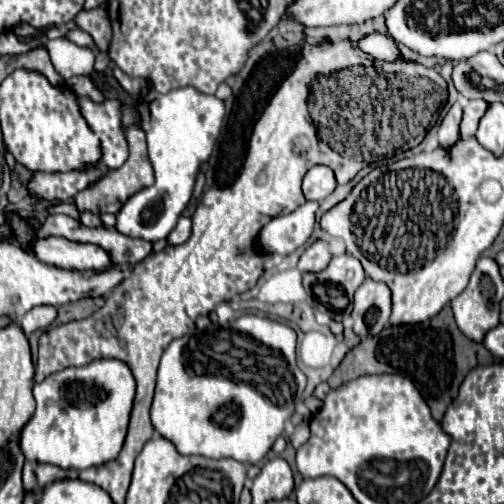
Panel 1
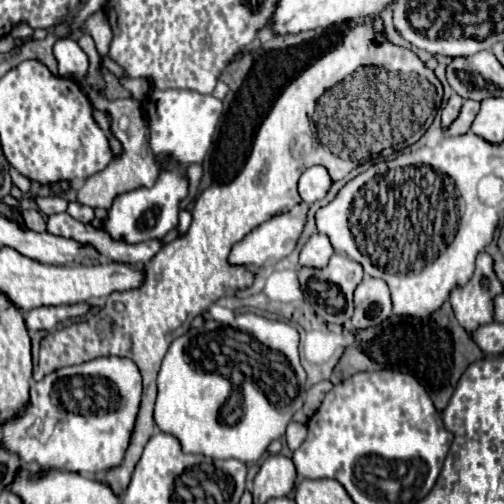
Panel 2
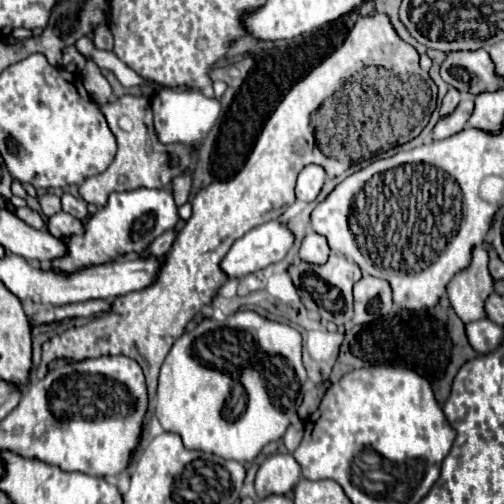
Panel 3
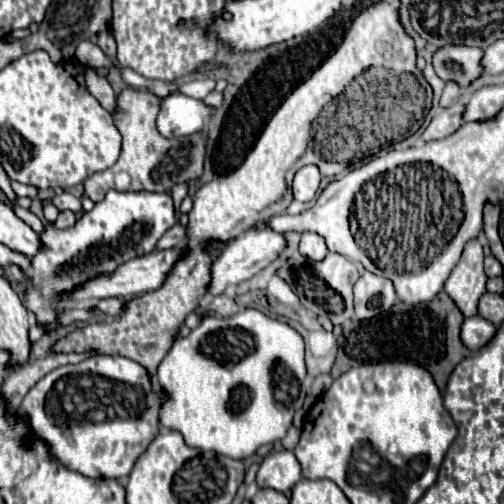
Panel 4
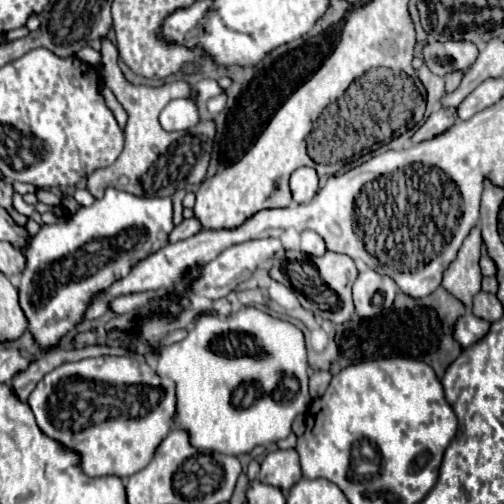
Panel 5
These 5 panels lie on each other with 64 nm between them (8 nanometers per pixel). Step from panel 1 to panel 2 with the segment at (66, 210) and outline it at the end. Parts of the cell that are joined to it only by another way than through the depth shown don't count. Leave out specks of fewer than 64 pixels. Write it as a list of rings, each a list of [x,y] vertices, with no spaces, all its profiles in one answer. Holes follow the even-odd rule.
[[[36,196],[34,200],[38,204],[40,212],[44,212],[47,216],[66,212],[67,210],[68,202],[64,198],[60,198],[60,196]]]

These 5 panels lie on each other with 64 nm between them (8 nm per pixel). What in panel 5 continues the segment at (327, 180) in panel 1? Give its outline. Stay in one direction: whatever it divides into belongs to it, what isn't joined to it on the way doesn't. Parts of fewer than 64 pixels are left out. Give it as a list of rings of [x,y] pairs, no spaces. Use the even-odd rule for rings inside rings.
[[[298,168],[290,176],[290,190],[294,202],[302,204],[312,200],[312,196],[318,192],[318,176],[314,168]]]

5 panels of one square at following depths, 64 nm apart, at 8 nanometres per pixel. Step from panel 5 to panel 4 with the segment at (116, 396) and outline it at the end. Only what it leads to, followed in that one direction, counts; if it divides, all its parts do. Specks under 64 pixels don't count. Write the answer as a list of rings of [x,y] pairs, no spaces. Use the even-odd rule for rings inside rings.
[[[90,356],[80,364],[66,364],[44,378],[28,392],[24,404],[16,412],[28,416],[30,428],[52,448],[52,456],[56,456],[64,466],[88,476],[88,478],[122,478],[128,476],[138,462],[138,458],[146,452],[152,440],[158,436],[160,426],[160,410],[168,400],[168,392],[162,390],[148,374],[148,370],[136,360],[116,356]]]

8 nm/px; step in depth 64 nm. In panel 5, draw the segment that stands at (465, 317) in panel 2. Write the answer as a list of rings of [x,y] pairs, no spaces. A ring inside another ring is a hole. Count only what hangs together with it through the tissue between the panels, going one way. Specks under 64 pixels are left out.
[[[476,224],[470,234],[464,238],[456,260],[452,260],[446,270],[444,270],[444,278],[442,278],[442,286],[456,296],[458,300],[462,300],[466,304],[466,308],[470,308],[472,304],[472,296],[476,292],[480,292],[480,246],[482,246],[482,238],[480,238],[480,226]]]

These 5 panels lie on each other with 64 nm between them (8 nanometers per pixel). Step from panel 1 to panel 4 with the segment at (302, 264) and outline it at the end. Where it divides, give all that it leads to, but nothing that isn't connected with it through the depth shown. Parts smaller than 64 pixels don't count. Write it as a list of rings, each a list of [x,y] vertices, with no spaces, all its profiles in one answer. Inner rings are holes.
[[[304,232],[300,238],[300,254],[310,260],[322,260],[328,254],[324,238],[316,232]]]

